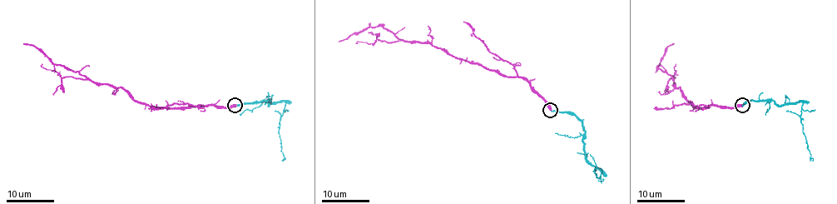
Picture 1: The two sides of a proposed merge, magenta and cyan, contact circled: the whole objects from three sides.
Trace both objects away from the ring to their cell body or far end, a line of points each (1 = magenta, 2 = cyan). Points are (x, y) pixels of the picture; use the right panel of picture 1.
1: (743, 105), (695, 107), (666, 72), (658, 67), (667, 47), (674, 43)
2: (743, 105), (755, 100), (774, 100), (780, 105), (801, 102), (802, 132), (813, 161)

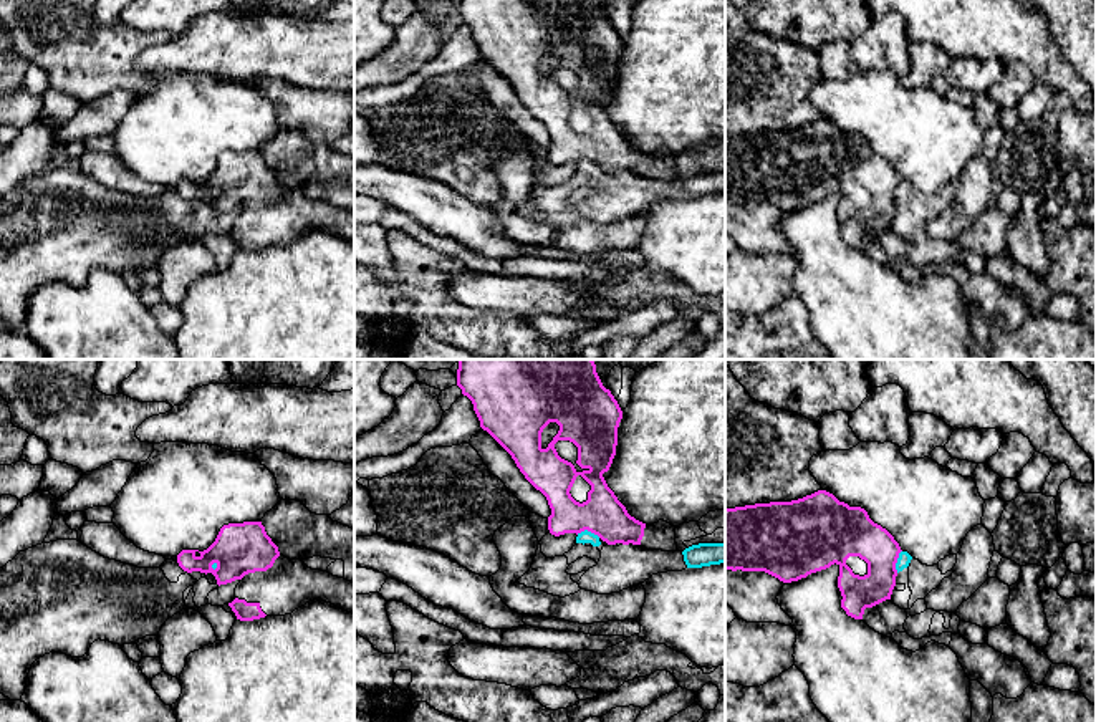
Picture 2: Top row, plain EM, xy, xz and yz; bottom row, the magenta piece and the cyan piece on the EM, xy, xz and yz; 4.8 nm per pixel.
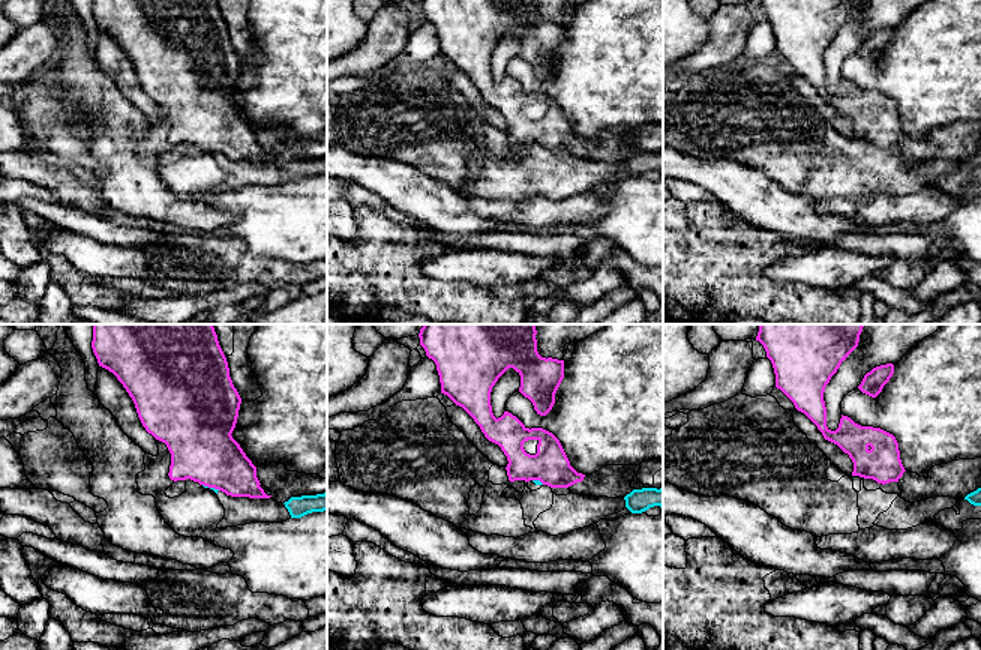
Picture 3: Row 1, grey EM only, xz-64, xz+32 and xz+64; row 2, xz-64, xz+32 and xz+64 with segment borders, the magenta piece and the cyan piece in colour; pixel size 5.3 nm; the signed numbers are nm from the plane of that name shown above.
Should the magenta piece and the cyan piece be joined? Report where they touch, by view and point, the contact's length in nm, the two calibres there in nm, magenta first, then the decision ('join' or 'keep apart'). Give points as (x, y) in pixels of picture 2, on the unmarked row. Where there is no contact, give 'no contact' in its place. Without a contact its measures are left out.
xz (588, 159) | 120 nm | 200/60 nm | keep apart

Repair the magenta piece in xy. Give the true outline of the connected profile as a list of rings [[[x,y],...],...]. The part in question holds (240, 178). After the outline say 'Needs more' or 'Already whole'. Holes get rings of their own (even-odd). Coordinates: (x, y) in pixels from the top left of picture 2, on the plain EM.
[[[262,151],[224,154],[207,179],[182,179],[177,184],[177,192],[187,202],[212,202],[219,215],[238,209],[235,229],[228,235],[240,250],[291,243],[315,229],[331,232],[354,243],[354,212],[328,200],[311,199],[303,189],[285,187],[267,164]]]. Needs more

